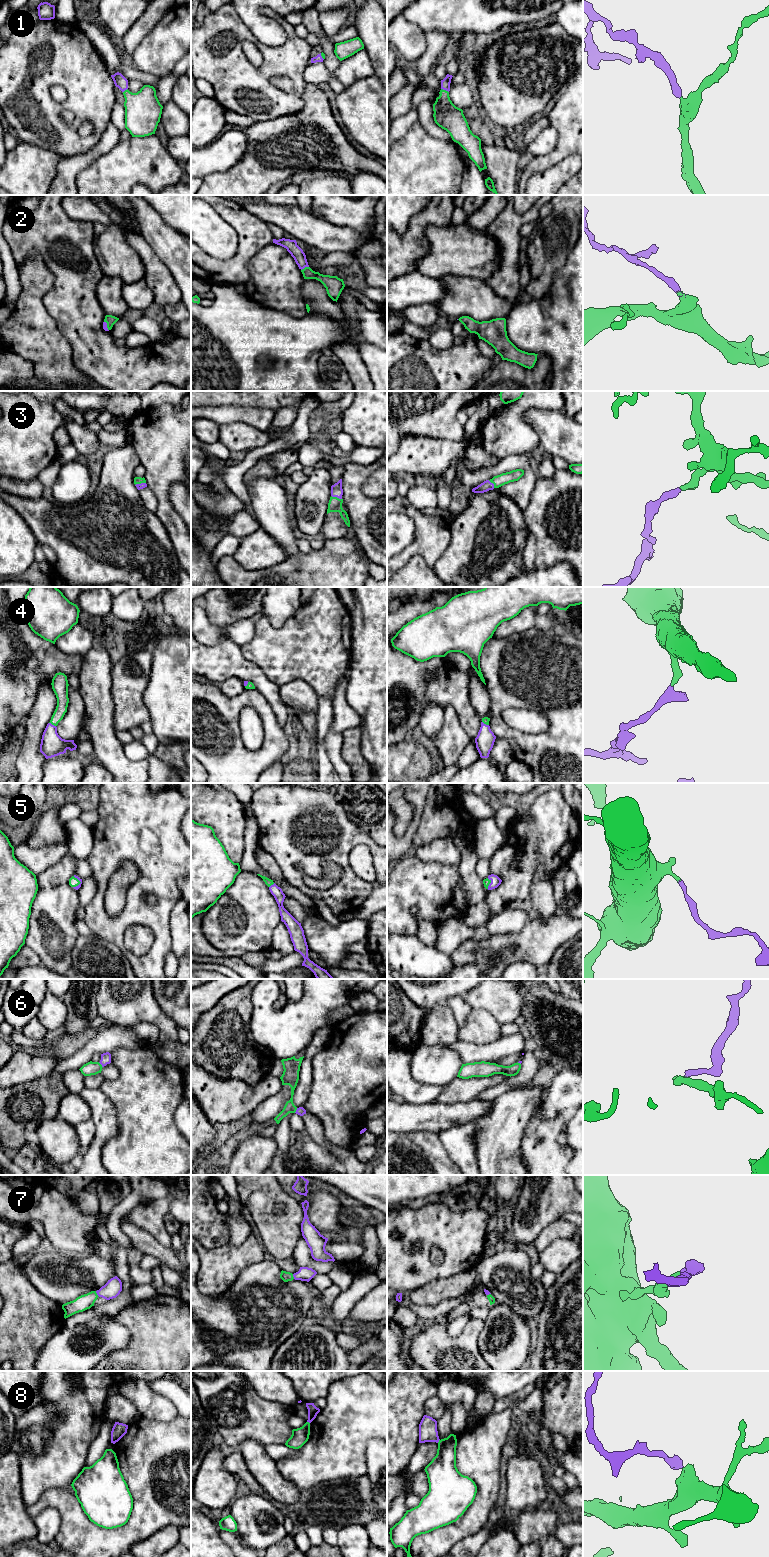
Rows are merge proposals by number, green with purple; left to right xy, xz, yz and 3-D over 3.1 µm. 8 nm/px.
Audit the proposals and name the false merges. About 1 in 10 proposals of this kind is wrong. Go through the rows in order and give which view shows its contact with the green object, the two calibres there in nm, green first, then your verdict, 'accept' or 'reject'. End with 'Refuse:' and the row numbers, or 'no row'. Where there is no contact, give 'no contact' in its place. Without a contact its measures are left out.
1: meets green in yz; 220 nm thick on the green side, 80 nm on the other; accept
2: meets green in xz; 120 nm thick on the green side, 100 nm on the other; accept
3: meets green in xz; 110 nm thick on the green side, 100 nm on the other; accept
4: meets green in xy; 100 nm thick on the green side, 180 nm on the other; accept
5: meets green in xz; 60 nm thick on the green side, 90 nm on the other; accept
6: meets green in xy; 110 nm thick on the green side, 80 nm on the other; accept
7: meets green in xy; 120 nm thick on the green side, 140 nm on the other; accept
8: meets green in yz; 240 nm thick on the green side, 150 nm on the other; reject
Refuse: 8

